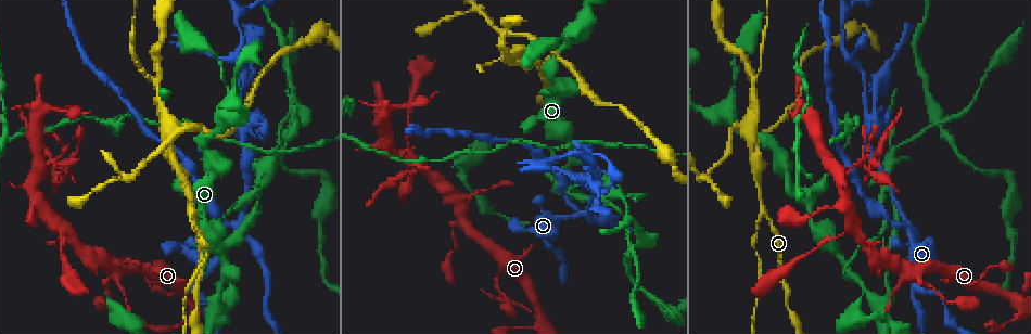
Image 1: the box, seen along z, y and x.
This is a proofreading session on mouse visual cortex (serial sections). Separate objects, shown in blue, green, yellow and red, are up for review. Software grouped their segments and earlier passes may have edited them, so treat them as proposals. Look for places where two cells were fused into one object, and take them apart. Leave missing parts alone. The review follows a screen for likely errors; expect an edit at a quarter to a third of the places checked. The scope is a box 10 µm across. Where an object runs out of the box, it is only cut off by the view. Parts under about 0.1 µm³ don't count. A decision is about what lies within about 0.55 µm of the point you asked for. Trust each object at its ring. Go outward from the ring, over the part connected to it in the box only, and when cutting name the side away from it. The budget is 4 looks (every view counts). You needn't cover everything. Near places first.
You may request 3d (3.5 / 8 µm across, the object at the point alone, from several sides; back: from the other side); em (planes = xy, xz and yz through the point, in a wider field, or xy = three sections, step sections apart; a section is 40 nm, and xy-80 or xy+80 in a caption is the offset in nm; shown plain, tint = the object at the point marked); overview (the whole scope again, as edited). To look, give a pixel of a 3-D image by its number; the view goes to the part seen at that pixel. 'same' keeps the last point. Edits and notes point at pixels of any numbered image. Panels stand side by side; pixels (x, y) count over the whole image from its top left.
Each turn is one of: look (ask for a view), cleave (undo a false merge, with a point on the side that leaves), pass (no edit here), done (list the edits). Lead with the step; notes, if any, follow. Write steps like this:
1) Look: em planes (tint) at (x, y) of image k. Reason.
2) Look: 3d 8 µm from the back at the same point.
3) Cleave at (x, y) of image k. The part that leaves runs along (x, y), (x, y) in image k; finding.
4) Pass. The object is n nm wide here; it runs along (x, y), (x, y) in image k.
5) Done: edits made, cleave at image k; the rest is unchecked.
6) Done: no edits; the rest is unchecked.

Look: 3d 3.5 µm at (857, 229) of image 1. A narrow waist.

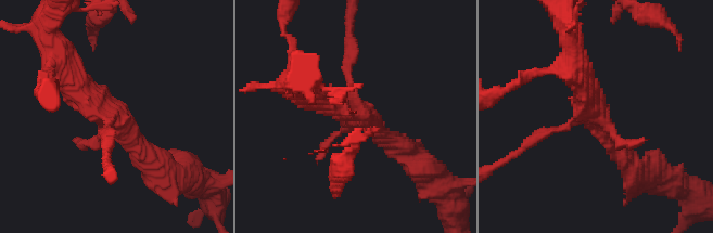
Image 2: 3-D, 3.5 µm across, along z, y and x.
Look: em xy step 3 (tint) at (111, 115) of image 2.

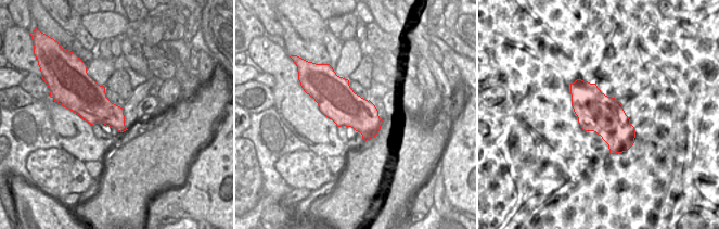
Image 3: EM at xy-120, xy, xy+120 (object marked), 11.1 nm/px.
Pass. It runs along (154, 165), (58, 65) in image 2; all the same cell.

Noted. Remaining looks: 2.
Look: 3d 8 µm at (838, 173) of image 1. Small branch off a trunk.

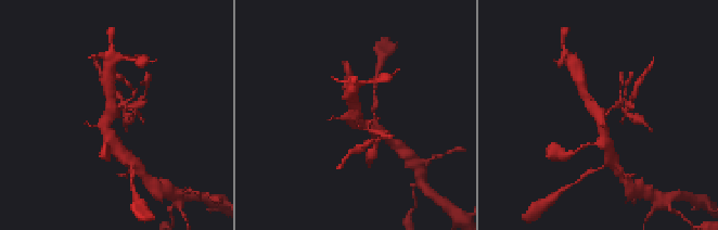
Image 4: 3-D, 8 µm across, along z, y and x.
Look: em xy step 3 (tint) at the same point. Need the tissue.

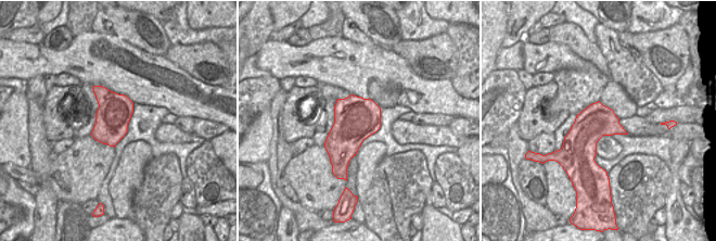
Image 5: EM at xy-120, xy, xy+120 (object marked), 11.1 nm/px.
Cleave at (137, 104) of image 4. A second cell is stuck on.

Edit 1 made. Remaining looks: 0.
Done: edits made, cleave at image 4; the rest is unchecked.

